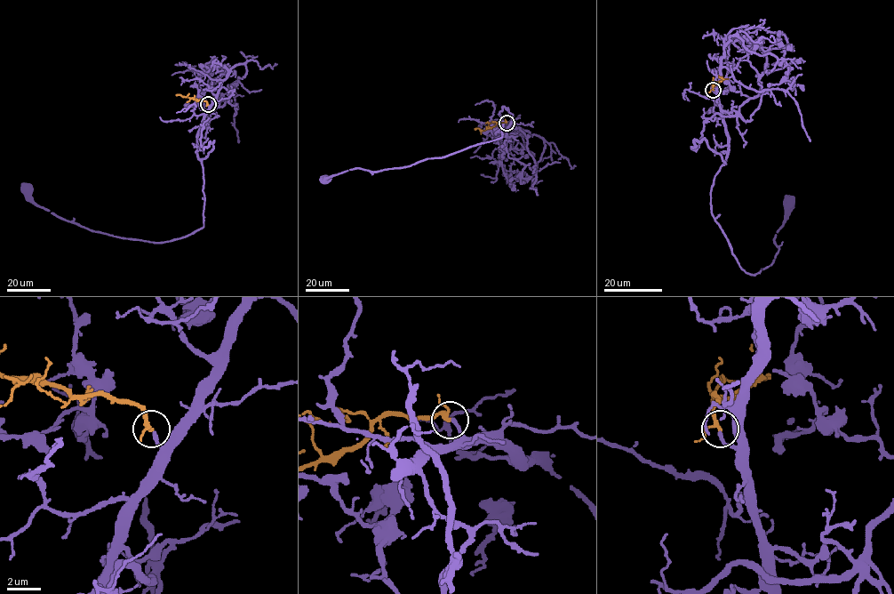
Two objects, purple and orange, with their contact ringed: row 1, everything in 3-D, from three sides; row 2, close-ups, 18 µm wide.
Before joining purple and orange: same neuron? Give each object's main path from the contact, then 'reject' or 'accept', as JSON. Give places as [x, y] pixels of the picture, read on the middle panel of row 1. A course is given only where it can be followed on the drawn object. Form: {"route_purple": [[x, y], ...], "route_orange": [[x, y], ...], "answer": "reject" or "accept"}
{"route_purple": [[506, 123], [496, 133], [502, 121], [500, 139], [441, 157], [374, 172], [355, 168], [324, 179]], "route_orange": [[506, 123], [498, 122], [484, 130], [474, 129]], "answer": "accept"}

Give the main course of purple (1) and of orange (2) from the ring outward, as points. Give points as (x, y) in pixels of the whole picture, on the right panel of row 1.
1: (713, 91), (729, 155), (714, 177), (712, 214), (746, 272), (756, 274), (774, 260), (774, 240), (788, 204)
2: (713, 90), (712, 84), (723, 79), (722, 77)

